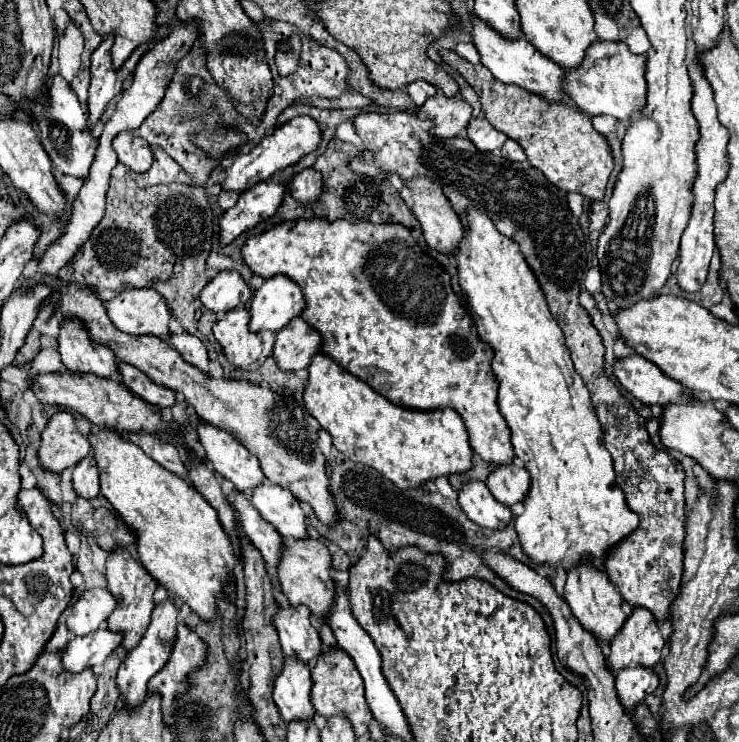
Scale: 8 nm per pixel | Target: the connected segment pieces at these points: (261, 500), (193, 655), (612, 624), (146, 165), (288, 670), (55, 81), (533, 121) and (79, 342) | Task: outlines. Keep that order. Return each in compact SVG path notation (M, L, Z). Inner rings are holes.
M265 480L265 484L253 488L251 502L259 510L261 518L287 540L307 538L305 514L289 490L283 490Z
M183 622L177 626L177 642L173 648L173 654L165 668L153 676L149 682L149 688L157 690L161 694L161 704L163 704L163 720L169 722L175 718L175 700L173 692L185 694L189 690L187 684L187 674L195 668L199 668L205 662L207 656L207 646L205 642L191 632Z
M581 562L575 568L567 572L567 584L565 584L565 600L573 612L573 616L579 620L579 624L591 632L595 638L611 644L615 634L621 630L625 622L625 614L621 612L621 596L609 582L607 574L601 572L591 562Z
M131 132L119 134L113 140L113 150L117 152L119 162L125 164L133 172L147 172L151 168L153 152L149 144Z
M285 658L281 674L275 678L273 700L285 722L309 720L315 714L311 704L311 674L309 666L297 658Z
M57 74L49 80L45 96L47 96L47 104L33 102L29 106L29 112L39 126L41 144L43 144L45 152L49 154L49 158L55 160L57 168L63 174L85 178L87 172L89 172L89 166L93 162L95 150L97 150L97 140L85 128L87 126L87 116L85 116L79 100L77 100L77 94L71 90L71 86L65 82L65 78Z
M441 48L439 56L455 68L477 94L481 94L485 118L507 138L515 140L525 150L531 166L541 170L551 184L567 192L579 192L591 200L601 200L605 196L605 186L613 170L613 156L607 140L591 126L591 120L585 114L563 102L547 102L543 96L525 92L525 88L501 84L499 80L493 80L481 64L471 64L453 50Z
M65 318L59 326L59 354L61 362L71 372L93 372L101 378L117 374L117 358L103 344L95 344L83 320Z

